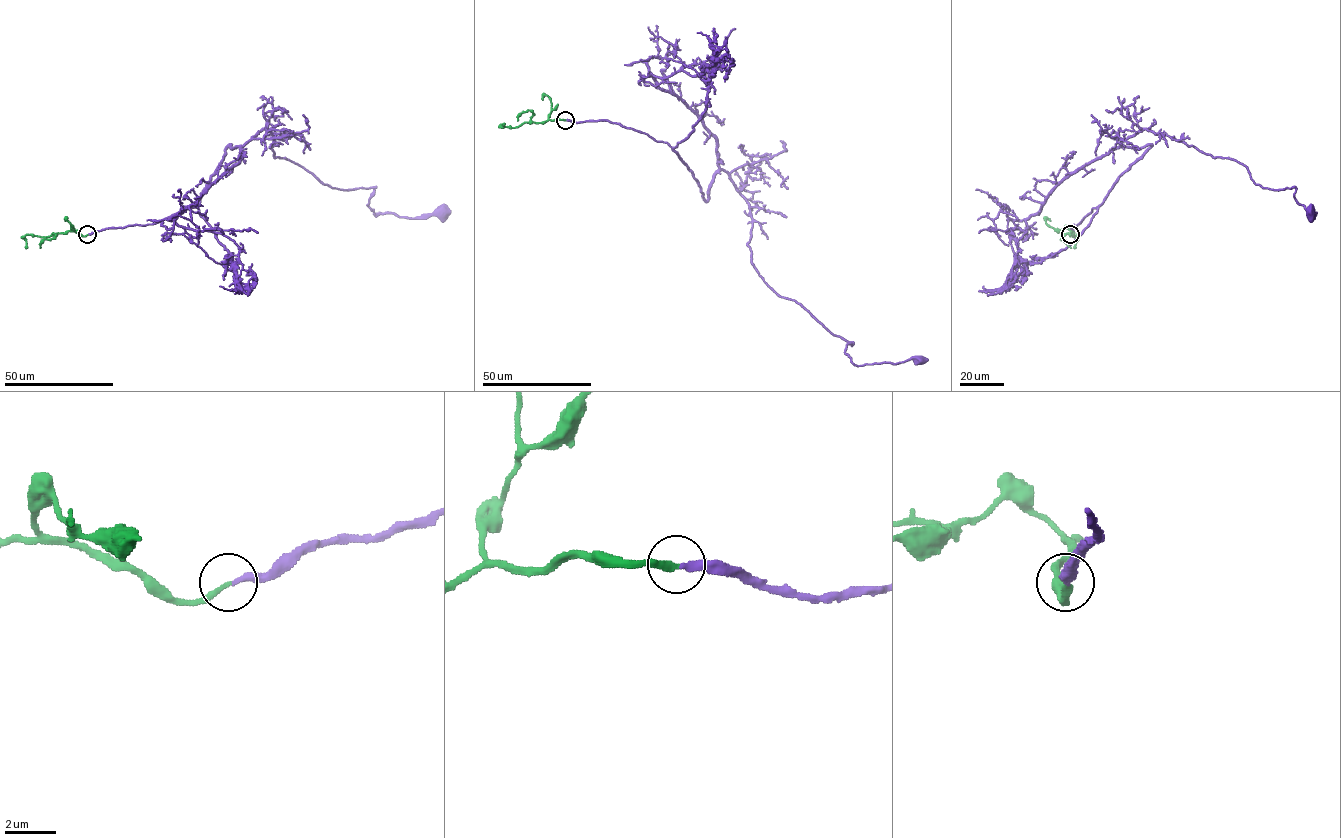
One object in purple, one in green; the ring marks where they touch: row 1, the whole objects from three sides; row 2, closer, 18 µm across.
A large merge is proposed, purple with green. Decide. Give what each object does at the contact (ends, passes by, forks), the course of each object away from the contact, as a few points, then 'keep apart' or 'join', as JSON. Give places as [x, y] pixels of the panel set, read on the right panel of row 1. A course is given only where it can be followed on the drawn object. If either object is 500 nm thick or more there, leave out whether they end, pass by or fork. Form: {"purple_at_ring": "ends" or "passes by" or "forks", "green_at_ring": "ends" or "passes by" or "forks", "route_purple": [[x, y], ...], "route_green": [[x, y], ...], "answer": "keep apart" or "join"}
{"purple_at_ring": "ends", "green_at_ring": "ends", "route_purple": [[1070, 235], [1151, 146], [1120, 146], [1143, 129], [1233, 159], [1262, 187], [1294, 187], [1311, 212]], "route_green": [[1070, 235], [1071, 231], [1073, 237], [1078, 236], [1074, 248]], "answer": "keep apart"}

